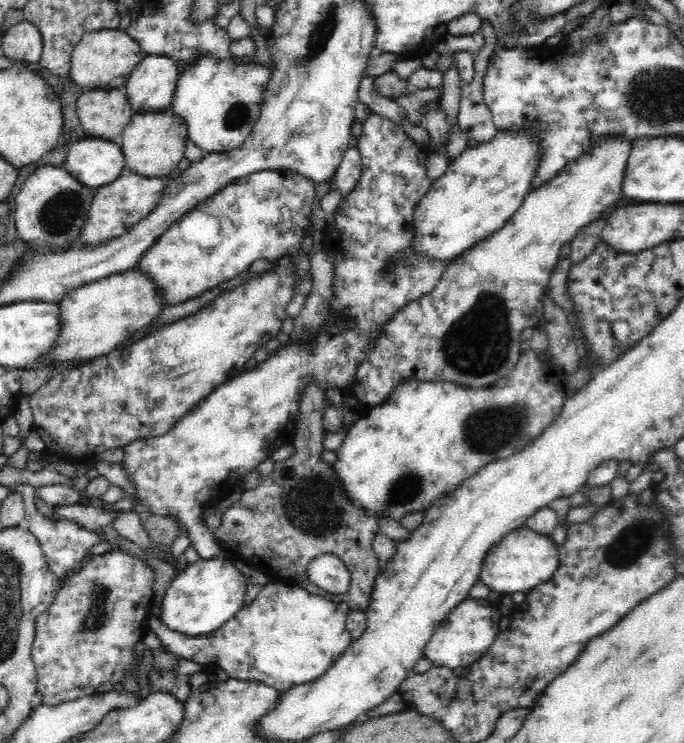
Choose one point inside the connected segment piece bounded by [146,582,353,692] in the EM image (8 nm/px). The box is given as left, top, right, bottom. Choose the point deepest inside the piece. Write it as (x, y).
(285, 637)

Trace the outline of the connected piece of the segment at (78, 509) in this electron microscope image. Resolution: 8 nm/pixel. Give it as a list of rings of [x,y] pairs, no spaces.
[[[54,504],[54,512],[61,519],[66,519],[70,522],[80,525],[80,527],[95,531],[97,528],[102,528],[111,525],[114,520],[113,512],[104,512],[101,508],[87,505],[66,505]]]

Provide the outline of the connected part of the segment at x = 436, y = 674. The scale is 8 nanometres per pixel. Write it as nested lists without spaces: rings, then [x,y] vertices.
[[[432,666],[424,673],[411,673],[401,683],[401,686],[385,701],[382,705],[375,706],[373,710],[366,712],[362,718],[356,722],[366,722],[368,719],[378,718],[390,714],[403,713],[406,711],[417,711],[420,715],[434,716],[438,719],[440,713],[443,713],[444,707],[450,704],[456,698],[458,690],[458,677],[455,669],[446,666]]]

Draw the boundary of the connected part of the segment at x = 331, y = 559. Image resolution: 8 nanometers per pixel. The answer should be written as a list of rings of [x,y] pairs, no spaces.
[[[335,554],[316,556],[306,566],[308,580],[331,594],[343,594],[349,590],[350,572]]]

